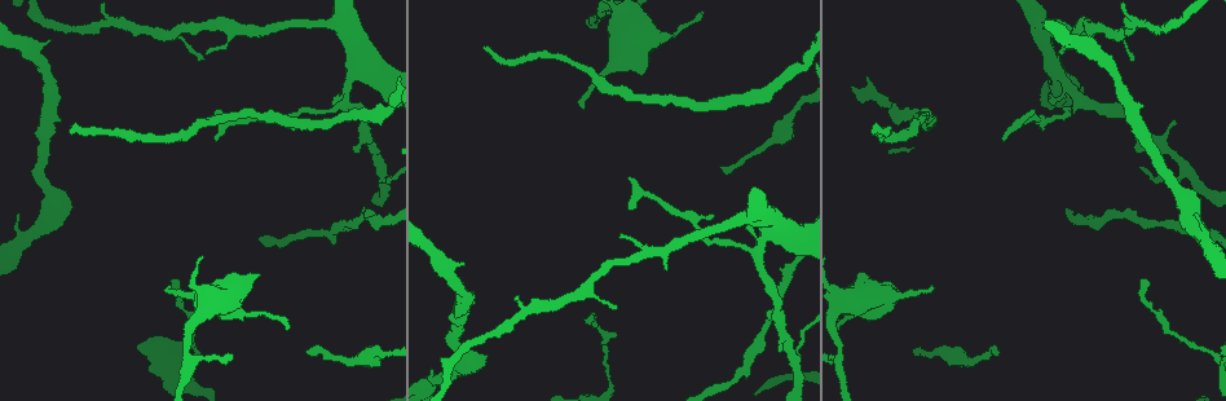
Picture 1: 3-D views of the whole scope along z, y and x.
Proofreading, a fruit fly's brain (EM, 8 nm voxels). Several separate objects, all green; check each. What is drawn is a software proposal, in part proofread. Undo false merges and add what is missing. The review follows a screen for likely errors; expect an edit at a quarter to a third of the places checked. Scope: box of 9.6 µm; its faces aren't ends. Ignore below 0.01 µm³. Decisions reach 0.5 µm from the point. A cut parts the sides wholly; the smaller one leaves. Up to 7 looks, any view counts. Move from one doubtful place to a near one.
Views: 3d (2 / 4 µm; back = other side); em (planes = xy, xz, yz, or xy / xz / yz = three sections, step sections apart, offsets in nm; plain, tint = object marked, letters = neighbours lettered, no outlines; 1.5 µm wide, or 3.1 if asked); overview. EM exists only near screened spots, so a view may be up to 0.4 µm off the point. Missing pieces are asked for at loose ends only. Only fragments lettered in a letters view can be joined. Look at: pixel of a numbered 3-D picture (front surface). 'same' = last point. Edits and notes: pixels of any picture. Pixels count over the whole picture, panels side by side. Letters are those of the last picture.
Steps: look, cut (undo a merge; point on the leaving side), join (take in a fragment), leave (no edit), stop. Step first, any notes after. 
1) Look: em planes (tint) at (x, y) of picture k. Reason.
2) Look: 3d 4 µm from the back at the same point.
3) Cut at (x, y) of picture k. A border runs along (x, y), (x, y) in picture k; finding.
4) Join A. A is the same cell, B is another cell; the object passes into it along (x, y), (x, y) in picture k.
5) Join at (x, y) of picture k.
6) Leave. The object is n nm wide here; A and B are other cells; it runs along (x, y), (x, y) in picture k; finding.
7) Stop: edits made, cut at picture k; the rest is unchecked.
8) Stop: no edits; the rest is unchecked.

Look: em planes (letters) at (582, 104) of picture 1. Thin end.

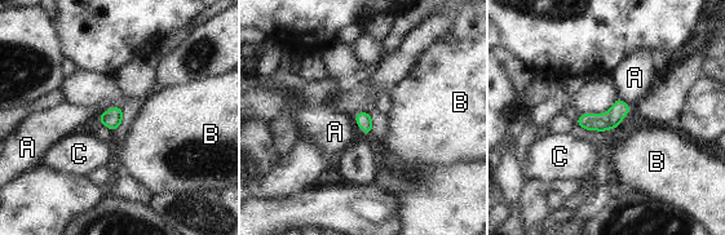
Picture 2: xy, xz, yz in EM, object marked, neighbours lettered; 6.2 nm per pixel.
Leave. The object is 100 nm wide here; A, B and C are other cells; no lettered fragment goes on from it.

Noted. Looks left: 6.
Look: 3d 2 µm at (720, 167) of picture 1. An open end.

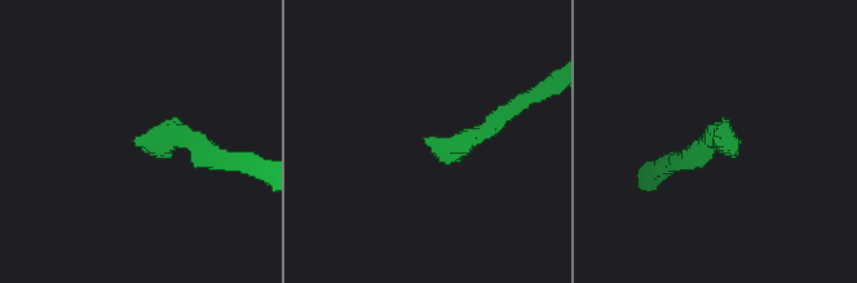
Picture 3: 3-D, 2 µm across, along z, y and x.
Look: em yz step 4 (letters) at (135, 144) of picture 3.

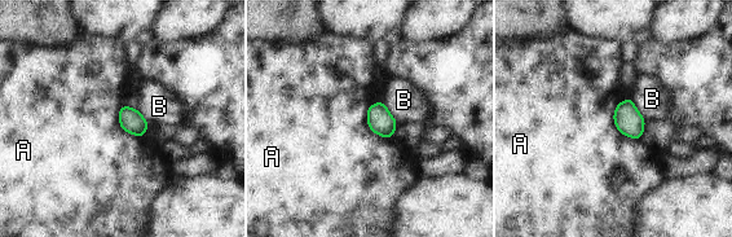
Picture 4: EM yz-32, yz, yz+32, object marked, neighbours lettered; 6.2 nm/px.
Look: em xy step 4 (letters) at the same point. Cut it another way.

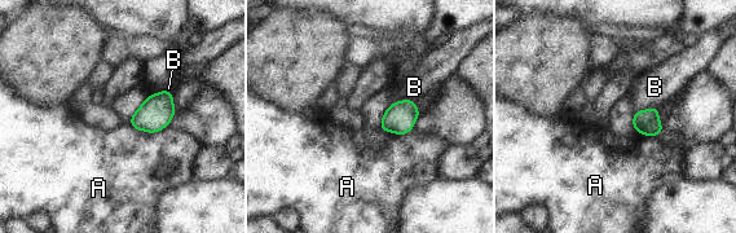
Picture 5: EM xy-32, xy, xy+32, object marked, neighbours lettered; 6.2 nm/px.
Leave. A and B are other cells; a border runs along (129, 123), (149, 132), (167, 127) in picture 5; none of them fits.

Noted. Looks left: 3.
Look: em yz step 8 (tint) at (381, 169) of picture 1. Side arm on a straight run.

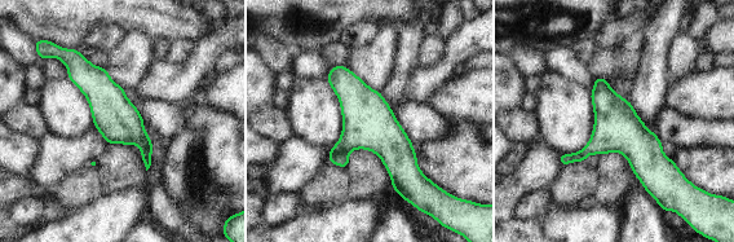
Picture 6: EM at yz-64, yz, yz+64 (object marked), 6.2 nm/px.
Look: em planes (letters) at the same point.

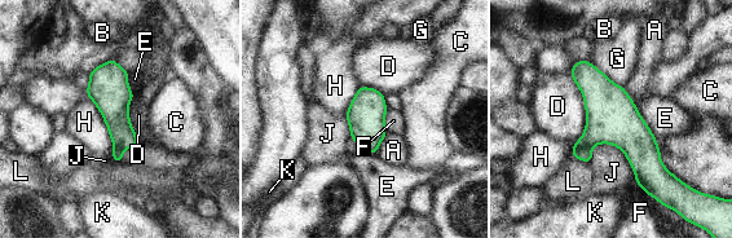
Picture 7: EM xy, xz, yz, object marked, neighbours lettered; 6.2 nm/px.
Leave. The object is 180 nm wide here; A, B, C, D, E, F, G, H, J, K and L are other cells; it runs along (578, 64), (638, 142), (653, 181) in picture 7; continuous, no second neuron.

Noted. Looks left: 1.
Stop: no edits; the rest is unchecked.

